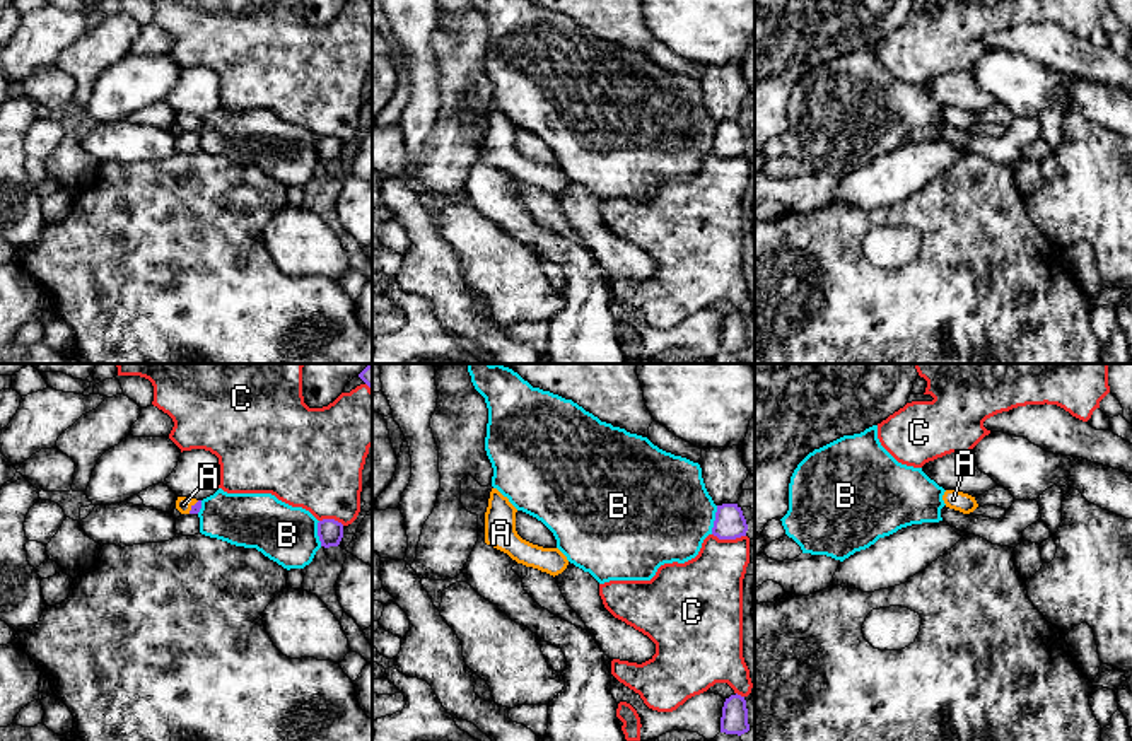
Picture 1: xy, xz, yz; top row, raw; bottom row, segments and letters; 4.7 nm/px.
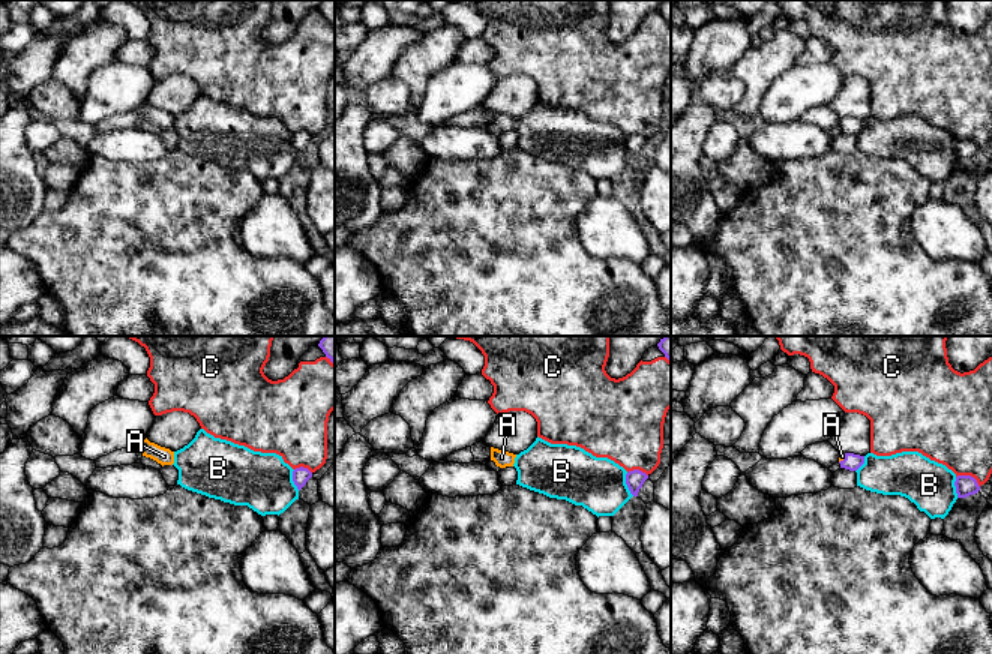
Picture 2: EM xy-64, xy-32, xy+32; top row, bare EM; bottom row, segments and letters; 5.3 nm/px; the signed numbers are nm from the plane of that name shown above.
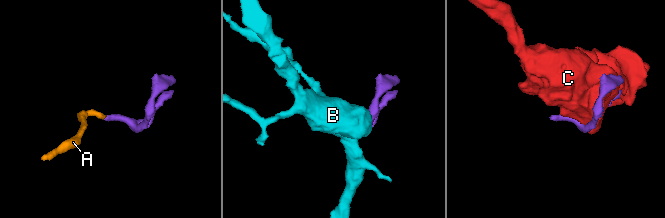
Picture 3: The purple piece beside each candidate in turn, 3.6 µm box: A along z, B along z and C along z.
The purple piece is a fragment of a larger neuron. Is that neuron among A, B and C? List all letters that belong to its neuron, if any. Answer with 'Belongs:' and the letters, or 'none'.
Belongs: A

